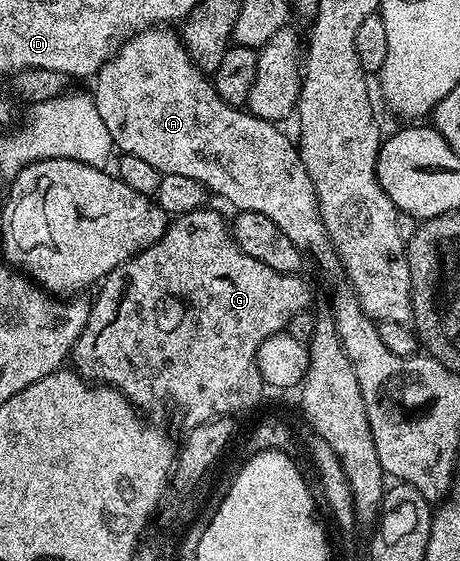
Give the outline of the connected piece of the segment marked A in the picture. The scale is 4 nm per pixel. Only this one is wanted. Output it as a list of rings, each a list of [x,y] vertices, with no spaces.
[[[142,28],[136,34],[125,39],[116,54],[101,65],[100,70],[95,75],[95,81],[91,87],[93,103],[95,108],[99,108],[99,116],[103,116],[103,124],[107,124],[107,132],[111,132],[111,140],[114,147],[121,154],[139,156],[147,164],[152,164],[160,174],[174,174],[175,176],[191,176],[191,180],[199,180],[205,186],[210,195],[218,194],[225,202],[230,202],[234,206],[234,211],[259,212],[262,216],[267,216],[267,220],[275,220],[283,232],[294,242],[306,255],[313,254],[313,258],[325,270],[337,270],[339,259],[333,247],[333,241],[329,238],[329,232],[321,219],[321,210],[317,206],[317,193],[311,184],[311,176],[307,176],[307,168],[301,159],[301,152],[296,141],[293,142],[281,131],[280,125],[268,122],[262,118],[256,118],[249,113],[248,109],[238,108],[227,104],[217,94],[217,88],[212,81],[204,74],[200,68],[191,60],[191,56],[185,50],[185,44],[181,41],[180,33],[173,28]]]

